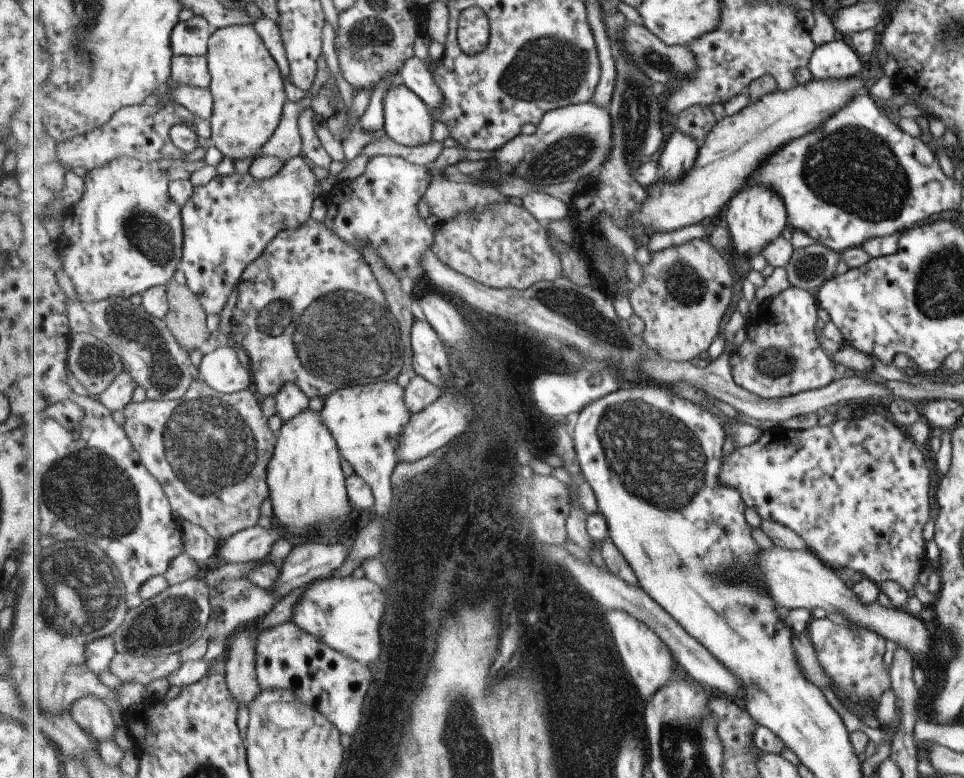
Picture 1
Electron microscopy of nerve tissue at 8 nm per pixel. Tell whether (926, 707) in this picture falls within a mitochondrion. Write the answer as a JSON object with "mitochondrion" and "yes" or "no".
{"mitochondrion":"no"}

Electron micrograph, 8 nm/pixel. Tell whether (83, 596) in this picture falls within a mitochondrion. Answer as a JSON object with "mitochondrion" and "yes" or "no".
{"mitochondrion":"yes"}

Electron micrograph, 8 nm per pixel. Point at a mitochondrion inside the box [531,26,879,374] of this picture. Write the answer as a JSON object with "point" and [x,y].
{"point":[633,106]}

